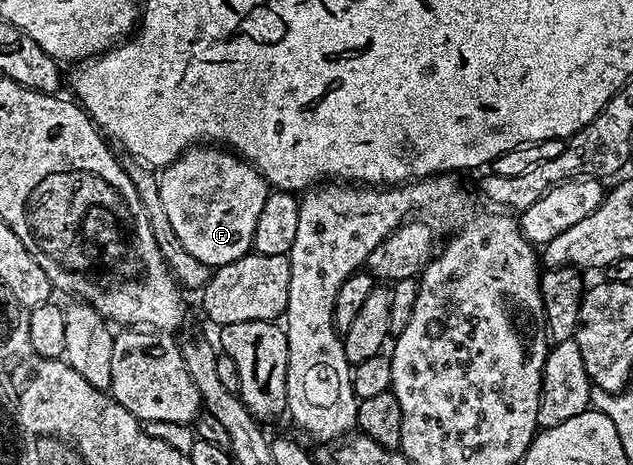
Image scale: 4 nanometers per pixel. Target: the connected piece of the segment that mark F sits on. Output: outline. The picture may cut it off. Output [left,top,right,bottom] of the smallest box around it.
[159,144,271,268]

